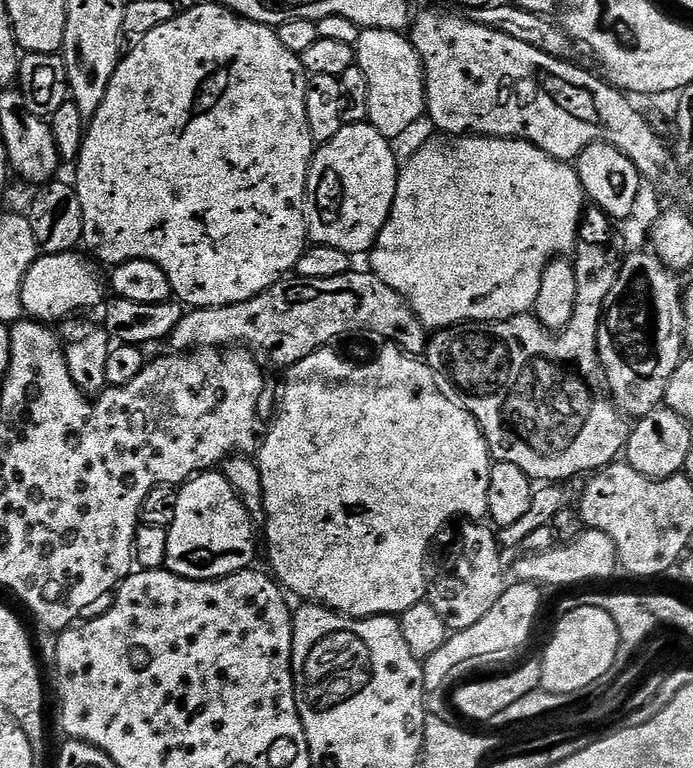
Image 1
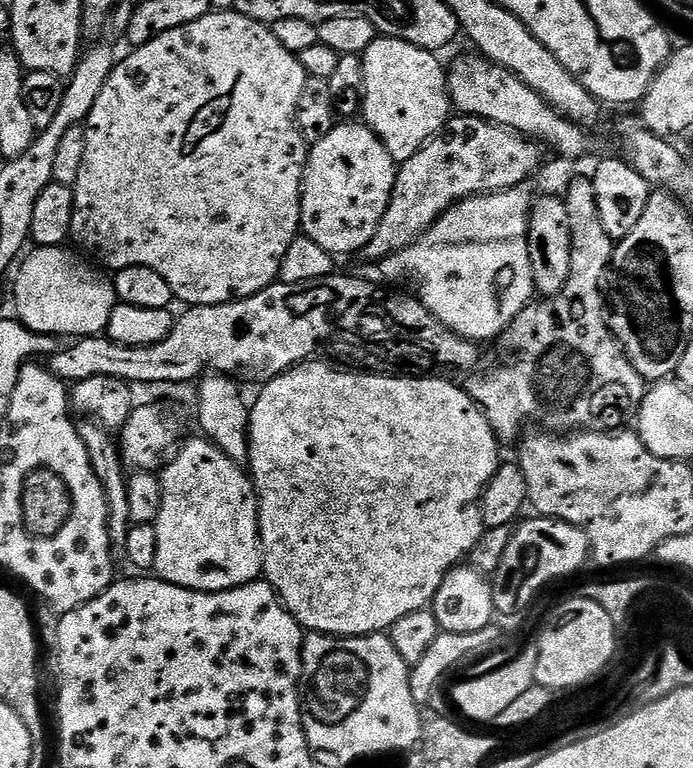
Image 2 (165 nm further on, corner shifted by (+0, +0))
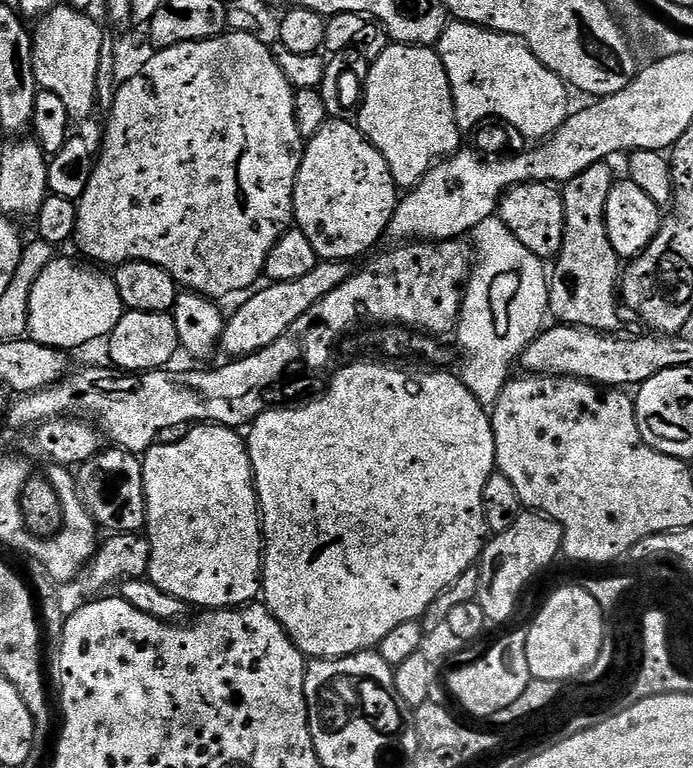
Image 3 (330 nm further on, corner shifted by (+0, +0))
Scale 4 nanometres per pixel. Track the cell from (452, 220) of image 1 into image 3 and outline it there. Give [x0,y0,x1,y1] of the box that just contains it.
[454,215,550,410]

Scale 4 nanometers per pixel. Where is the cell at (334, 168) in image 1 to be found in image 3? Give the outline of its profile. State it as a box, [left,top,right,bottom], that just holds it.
[294,118,398,262]

